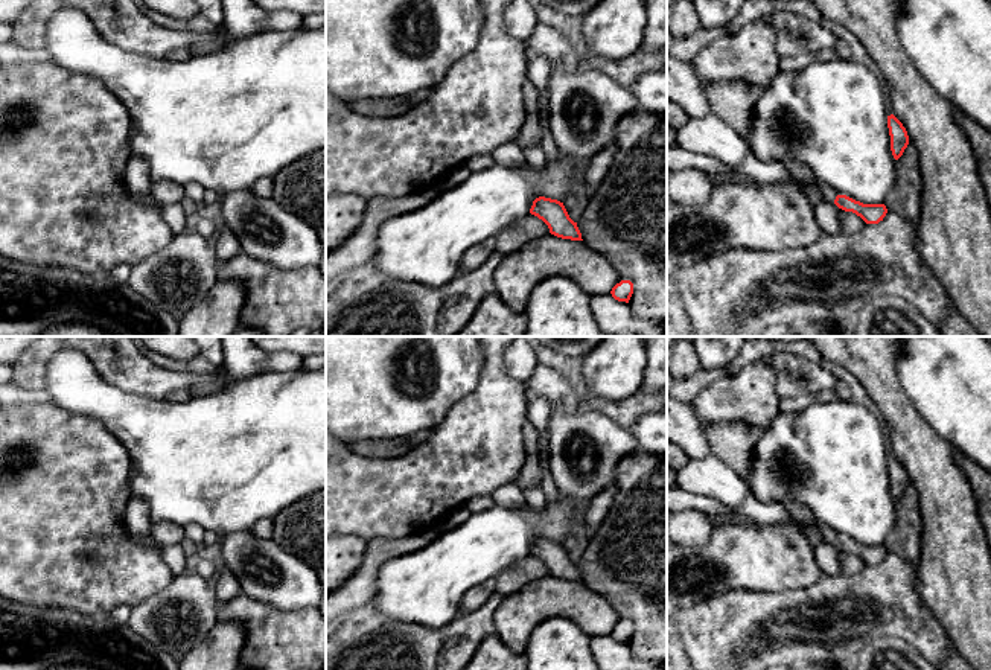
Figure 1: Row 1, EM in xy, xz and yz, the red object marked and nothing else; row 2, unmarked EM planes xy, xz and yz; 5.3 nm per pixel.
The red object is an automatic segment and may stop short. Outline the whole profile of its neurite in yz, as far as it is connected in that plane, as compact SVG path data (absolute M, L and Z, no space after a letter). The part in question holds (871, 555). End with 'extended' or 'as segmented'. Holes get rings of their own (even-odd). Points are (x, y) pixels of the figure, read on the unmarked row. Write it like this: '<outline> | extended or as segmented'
M792 501L784 506L802 528L816 530L827 544L834 544L839 550L856 554L866 565L878 565L887 554L884 545L863 545L846 536L839 536L830 525L816 519L805 506Z | extended

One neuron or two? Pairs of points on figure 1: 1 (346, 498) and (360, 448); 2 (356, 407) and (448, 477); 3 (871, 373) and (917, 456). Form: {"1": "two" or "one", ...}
{"1": "two", "2": "two", "3": "one"}

